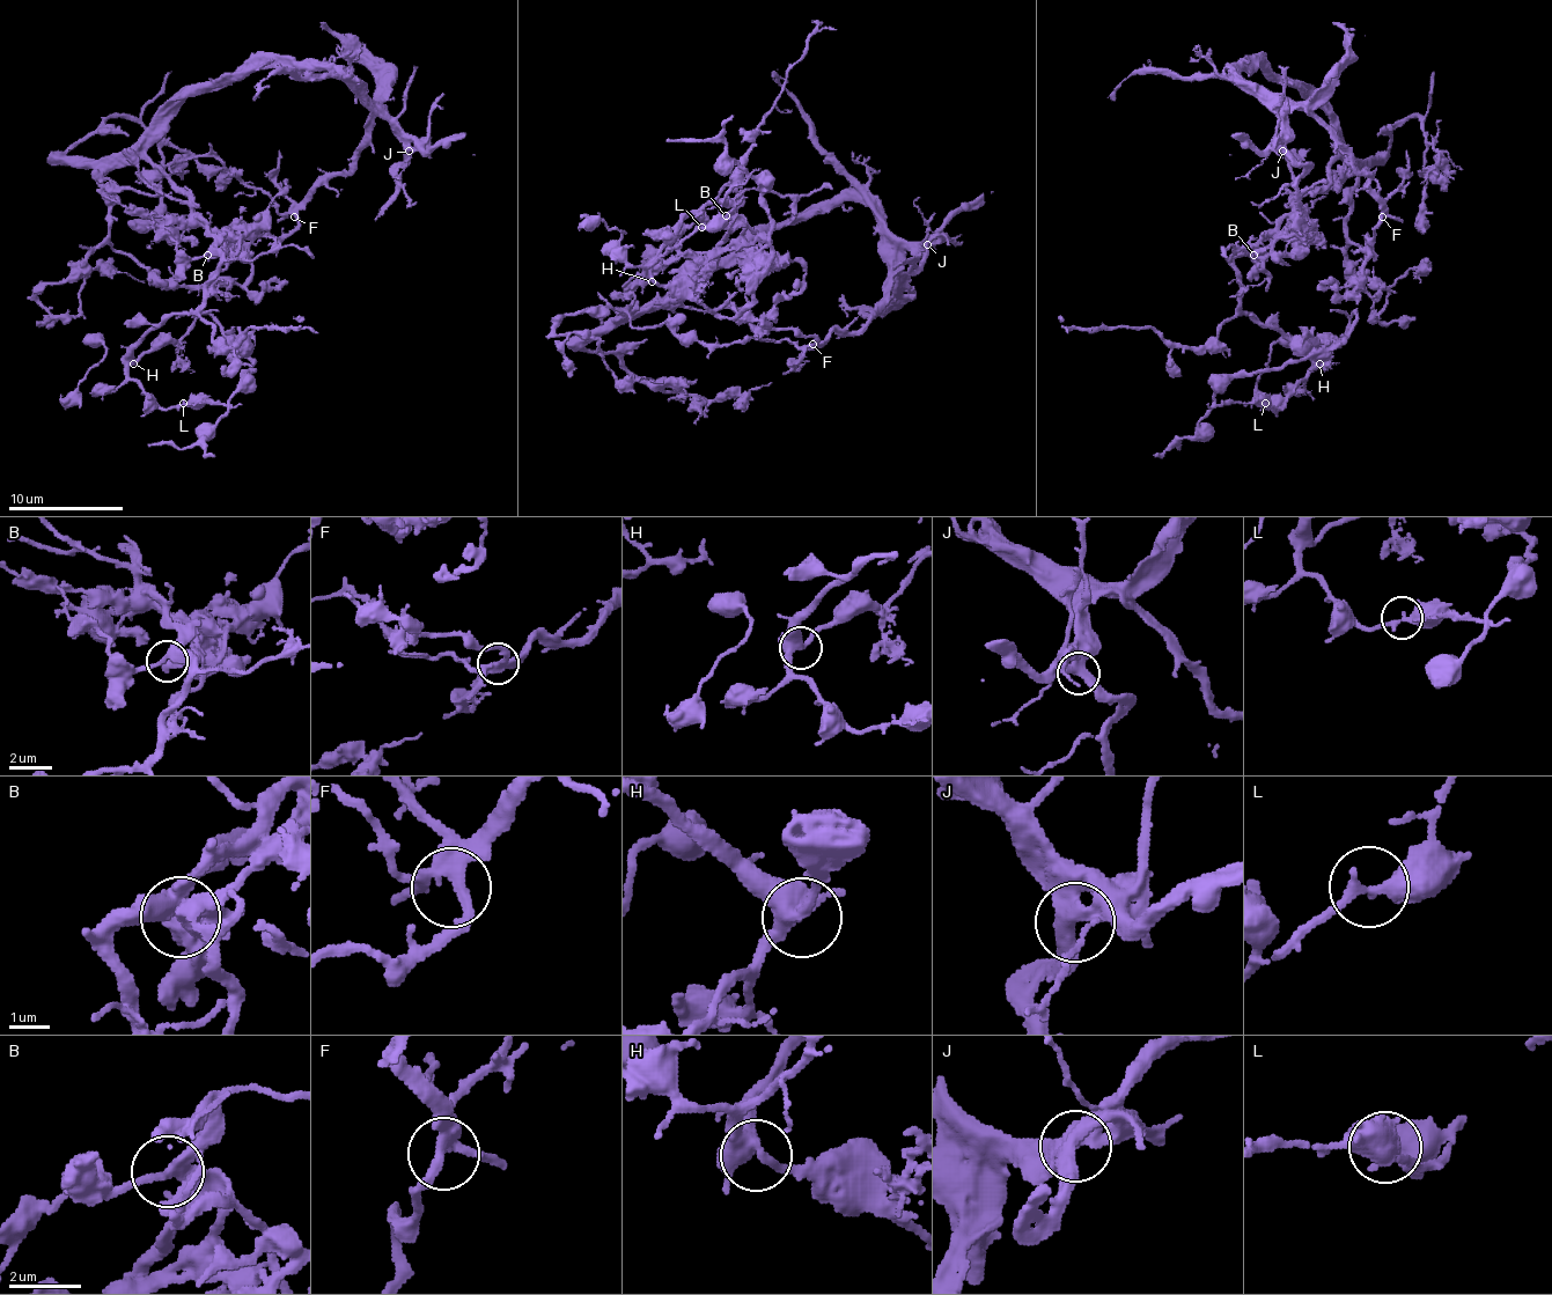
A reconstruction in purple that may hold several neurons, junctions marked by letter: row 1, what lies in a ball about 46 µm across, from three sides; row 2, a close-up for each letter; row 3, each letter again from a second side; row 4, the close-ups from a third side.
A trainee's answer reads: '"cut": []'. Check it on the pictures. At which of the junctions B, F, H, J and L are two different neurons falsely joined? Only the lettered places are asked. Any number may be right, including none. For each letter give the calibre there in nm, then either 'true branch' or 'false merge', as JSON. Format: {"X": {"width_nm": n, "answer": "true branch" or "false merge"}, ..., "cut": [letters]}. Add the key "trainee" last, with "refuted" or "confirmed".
{"B": {"width_nm": 280, "answer": "true branch"}, "F": {"width_nm": 320, "answer": "true branch"}, "H": {"width_nm": 320, "answer": "true branch"}, "J": {"width_nm": 480, "answer": "true branch"}, "L": {"width_nm": 360, "answer": "false merge"}, "cut": ["L"], "trainee": "refuted"}

